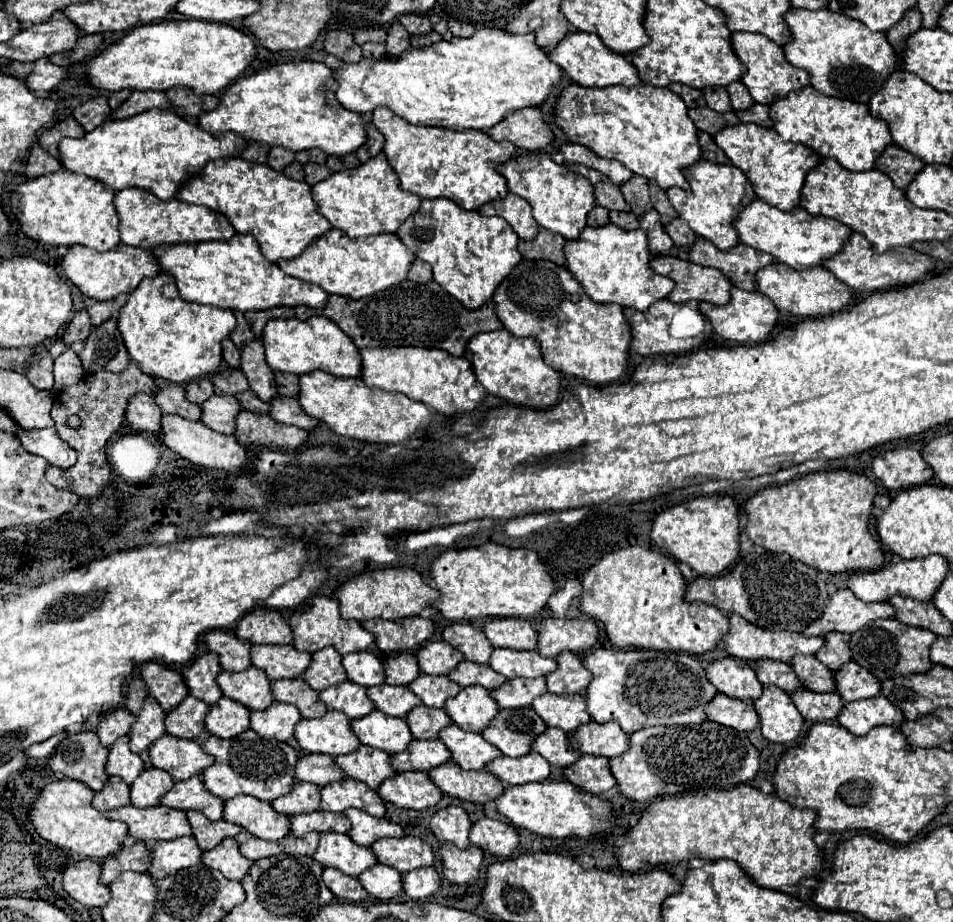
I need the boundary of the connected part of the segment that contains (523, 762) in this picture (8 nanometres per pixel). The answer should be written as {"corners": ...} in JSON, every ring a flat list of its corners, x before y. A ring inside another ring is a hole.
{"corners":[[535,751,517,759,501,755,493,759,493,763,487,763,485,769,505,785,523,785,529,781,545,781,549,777,549,763]]}

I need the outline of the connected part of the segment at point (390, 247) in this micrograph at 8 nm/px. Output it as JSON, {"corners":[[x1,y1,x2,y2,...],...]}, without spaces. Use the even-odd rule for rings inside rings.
{"corners":[[331,229,325,235,317,237,313,243,309,243,309,247,297,259,291,259,289,263,281,261,277,265,291,277,315,283,327,293,337,293,349,299,361,299,401,283,413,259,415,255,397,239,397,235,381,233,377,237,349,239,343,231]]}

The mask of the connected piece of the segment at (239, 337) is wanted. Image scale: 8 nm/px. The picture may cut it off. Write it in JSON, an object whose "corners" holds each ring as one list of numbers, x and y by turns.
{"corners":[[235,313,235,317,237,317,237,325,235,325,235,331,231,331,231,341,237,345,237,347,241,347,241,343,245,343,247,339,253,339,253,331,251,331,251,327,249,327,249,323,247,323,247,319,243,317,243,313]]}

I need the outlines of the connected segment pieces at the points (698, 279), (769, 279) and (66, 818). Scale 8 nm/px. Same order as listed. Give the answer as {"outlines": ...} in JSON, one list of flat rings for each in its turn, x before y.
{"outlines":[[[671,255,653,257,649,267,655,273,667,275,669,279,675,281,675,287,667,297,673,303,687,303,695,299,695,301,707,301,713,305,723,305,729,301,729,289,733,285,717,269,701,267]],[[775,261,771,263,771,267,757,271,757,291,769,297,781,313,791,313,797,317,823,317,851,305,849,287,837,281,829,271,825,271,825,267,811,267,799,271]],[[59,779,41,789,33,803,27,805,27,817,39,837,45,841,79,853,89,859,107,859,121,849,123,839,127,837,127,827,121,821,111,821,103,813,91,807,93,791,85,783,77,783,71,779]]]}

